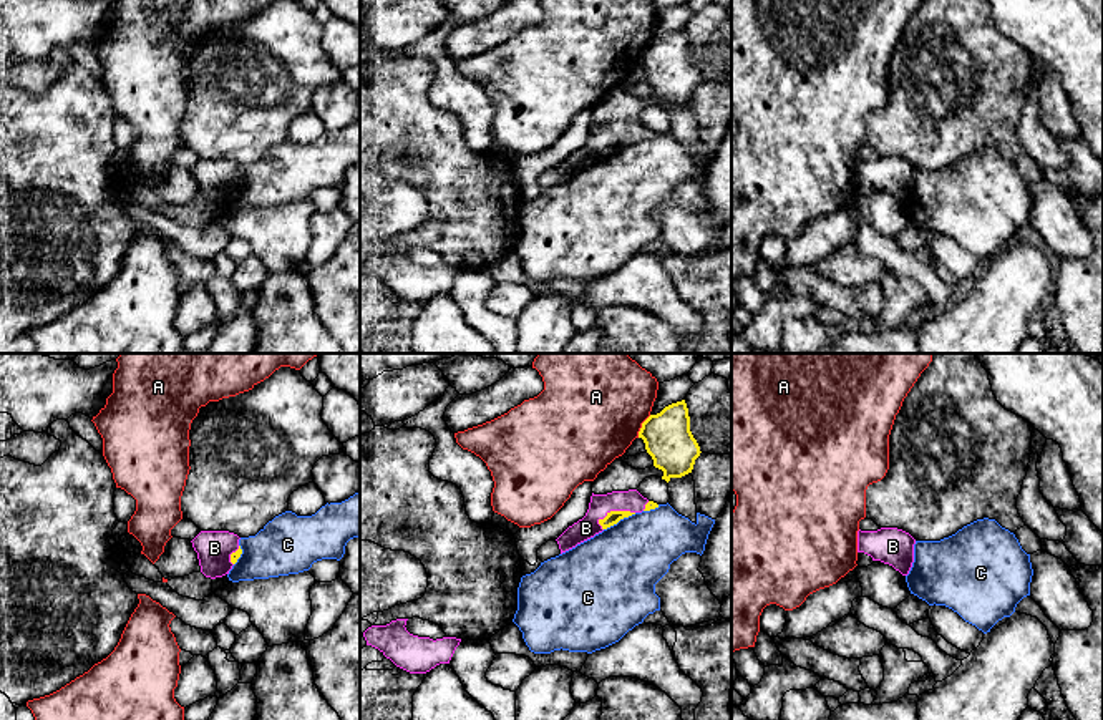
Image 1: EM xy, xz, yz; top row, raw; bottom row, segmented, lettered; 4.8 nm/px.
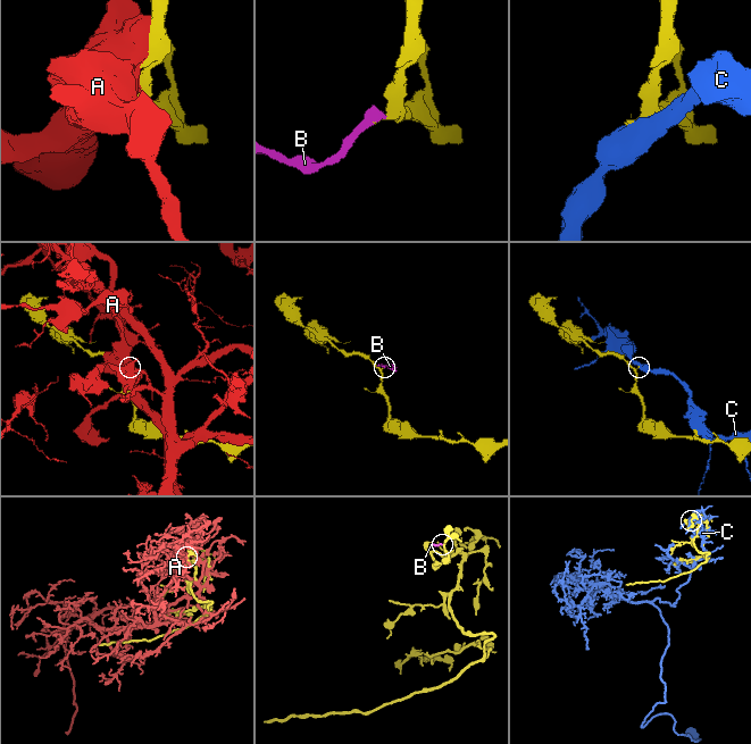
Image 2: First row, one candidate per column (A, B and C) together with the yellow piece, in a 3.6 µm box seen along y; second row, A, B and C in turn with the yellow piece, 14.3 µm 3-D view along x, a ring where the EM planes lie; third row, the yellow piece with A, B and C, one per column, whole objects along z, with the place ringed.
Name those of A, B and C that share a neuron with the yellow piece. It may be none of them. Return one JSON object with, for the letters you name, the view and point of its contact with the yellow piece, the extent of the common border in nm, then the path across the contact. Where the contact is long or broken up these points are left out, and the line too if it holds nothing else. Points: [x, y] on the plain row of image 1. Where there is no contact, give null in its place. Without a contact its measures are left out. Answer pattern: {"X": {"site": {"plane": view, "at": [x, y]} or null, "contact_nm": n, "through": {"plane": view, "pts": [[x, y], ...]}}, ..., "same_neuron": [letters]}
{"B": {"site": {"plane": "xz", "at": [616, 140]}, "contact_nm": 190, "through": {"plane": "xz", "pts": [[612, 146], [616, 140], [604, 140], [586, 156]]}}, "same_neuron": ["B"]}

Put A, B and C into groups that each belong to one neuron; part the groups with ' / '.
A / B / C

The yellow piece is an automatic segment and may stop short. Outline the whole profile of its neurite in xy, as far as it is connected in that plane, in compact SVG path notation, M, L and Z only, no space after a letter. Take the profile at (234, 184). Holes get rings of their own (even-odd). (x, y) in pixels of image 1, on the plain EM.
M201 159L191 171L197 181L201 201L216 207L229 202L242 182L239 164L229 159Z

